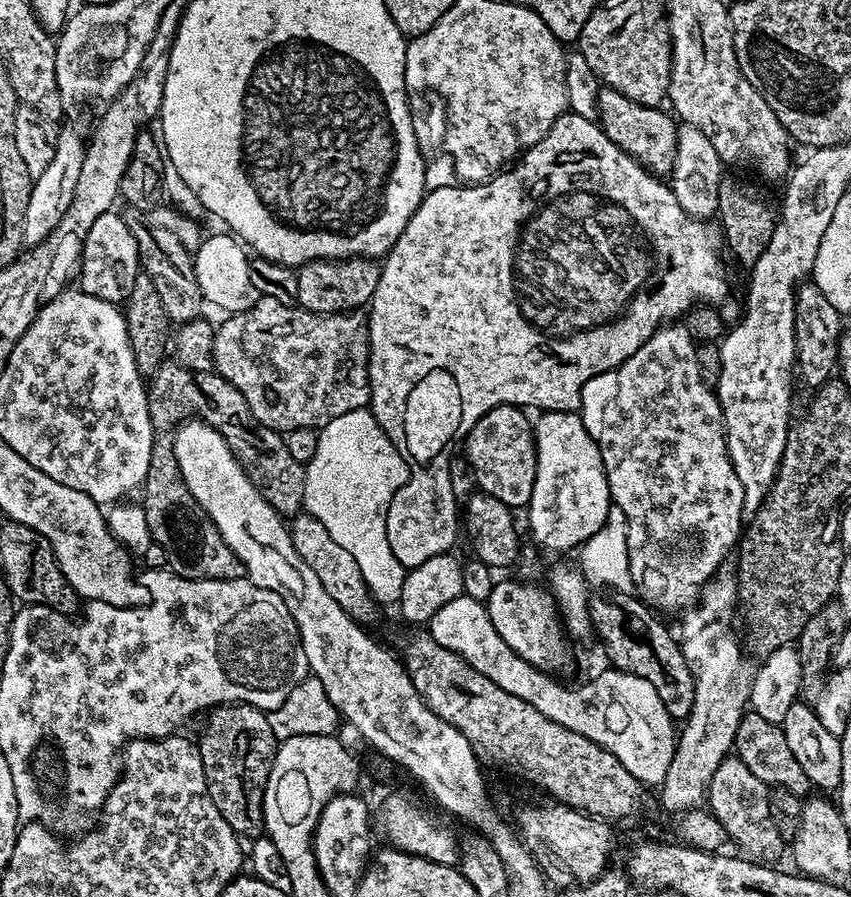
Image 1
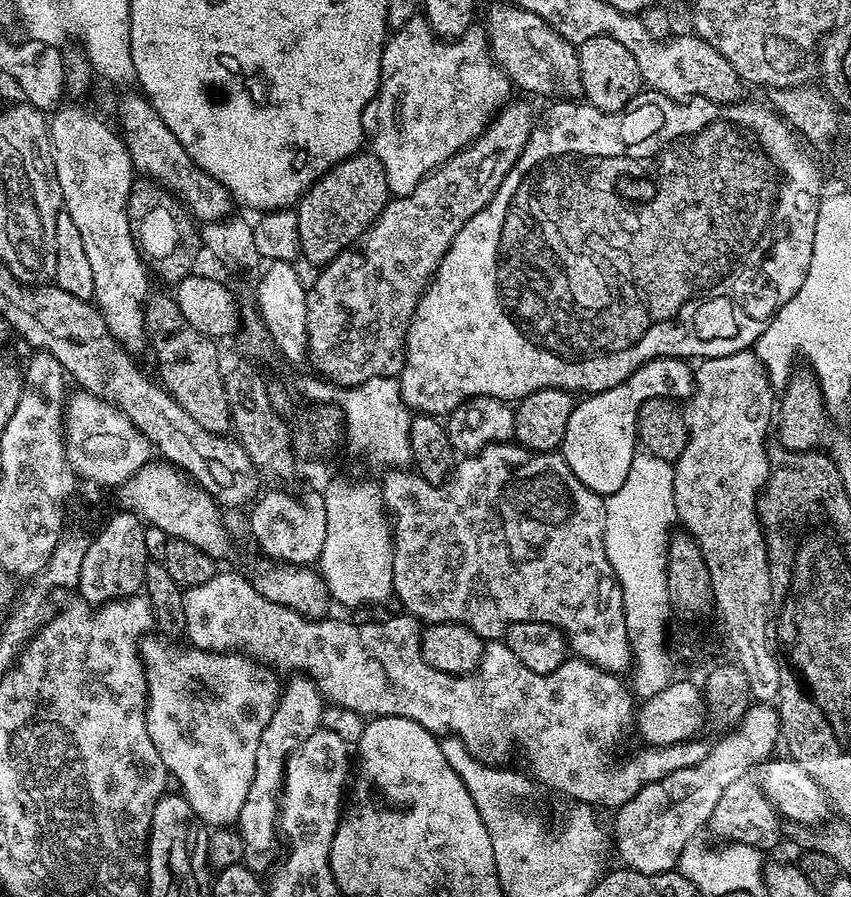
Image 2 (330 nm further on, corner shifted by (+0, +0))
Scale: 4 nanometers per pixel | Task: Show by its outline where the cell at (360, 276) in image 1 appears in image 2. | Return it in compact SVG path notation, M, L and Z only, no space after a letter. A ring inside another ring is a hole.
M376 156L373 160L356 158L356 164L347 164L344 160L342 164L344 168L340 168L336 176L326 174L328 188L324 188L324 192L312 192L312 196L304 193L294 208L300 239L299 255L315 266L328 264L328 258L338 248L361 239L390 199L386 170Z

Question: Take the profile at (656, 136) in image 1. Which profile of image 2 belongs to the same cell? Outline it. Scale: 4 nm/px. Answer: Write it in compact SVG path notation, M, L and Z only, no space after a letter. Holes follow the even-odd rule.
M511 3L496 4L488 12L488 51L492 53L492 61L499 68L504 69L508 79L517 89L524 92L533 92L536 96L552 96L551 98L576 98L584 91L582 74L580 73L580 54L577 45L560 37L537 14L517 8Z

